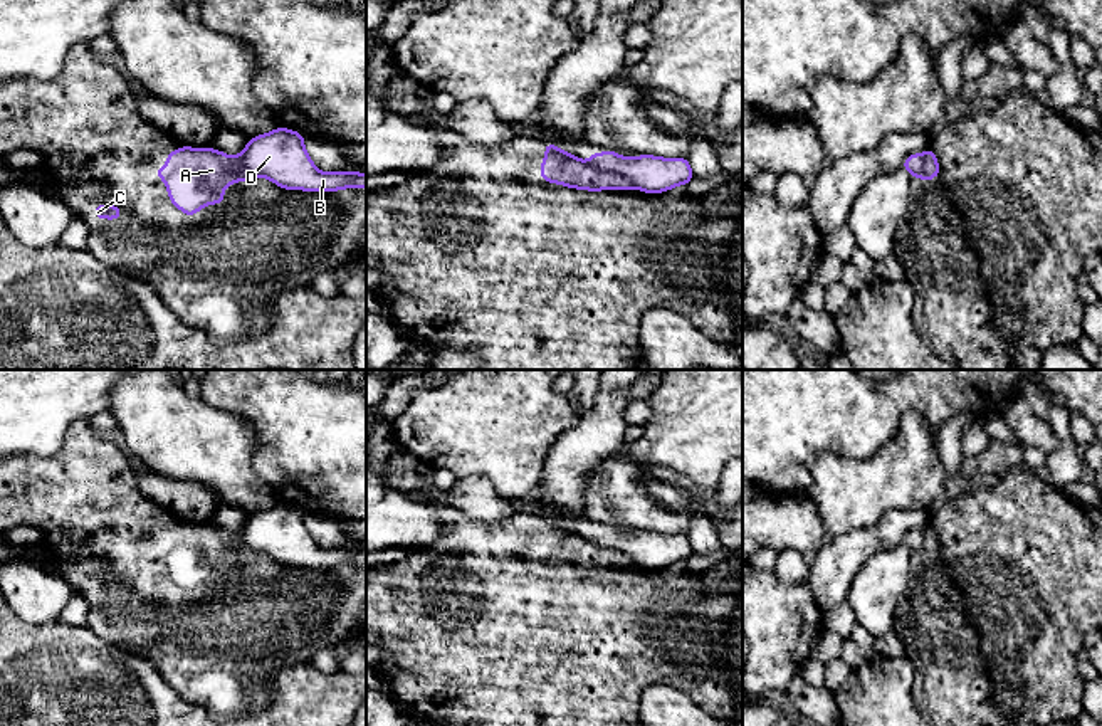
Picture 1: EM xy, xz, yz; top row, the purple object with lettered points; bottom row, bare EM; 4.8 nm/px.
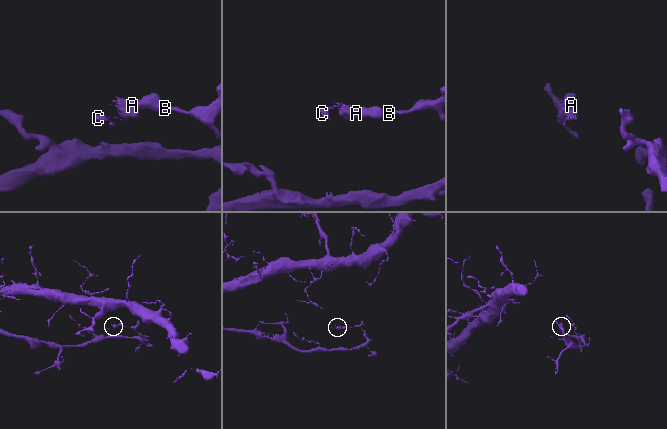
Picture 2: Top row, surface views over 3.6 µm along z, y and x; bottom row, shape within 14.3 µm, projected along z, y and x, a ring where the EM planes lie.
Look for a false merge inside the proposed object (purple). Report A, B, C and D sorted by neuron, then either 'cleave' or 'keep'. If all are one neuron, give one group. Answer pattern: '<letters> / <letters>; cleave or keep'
A C / B D; cleave

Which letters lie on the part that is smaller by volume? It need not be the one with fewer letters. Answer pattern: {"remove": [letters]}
{"remove": ["A", "C"]}

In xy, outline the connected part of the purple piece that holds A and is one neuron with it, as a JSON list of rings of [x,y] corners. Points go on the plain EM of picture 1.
[[[181,523],[166,531],[166,543],[156,544],[155,550],[165,558],[171,580],[190,593],[210,580],[225,580],[223,566],[232,560],[254,556],[240,543],[239,533],[230,533],[213,524]]]

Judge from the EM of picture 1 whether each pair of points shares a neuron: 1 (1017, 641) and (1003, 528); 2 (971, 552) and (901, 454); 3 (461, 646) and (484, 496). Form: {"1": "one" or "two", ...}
{"1": "one", "2": "two", "3": "two"}

